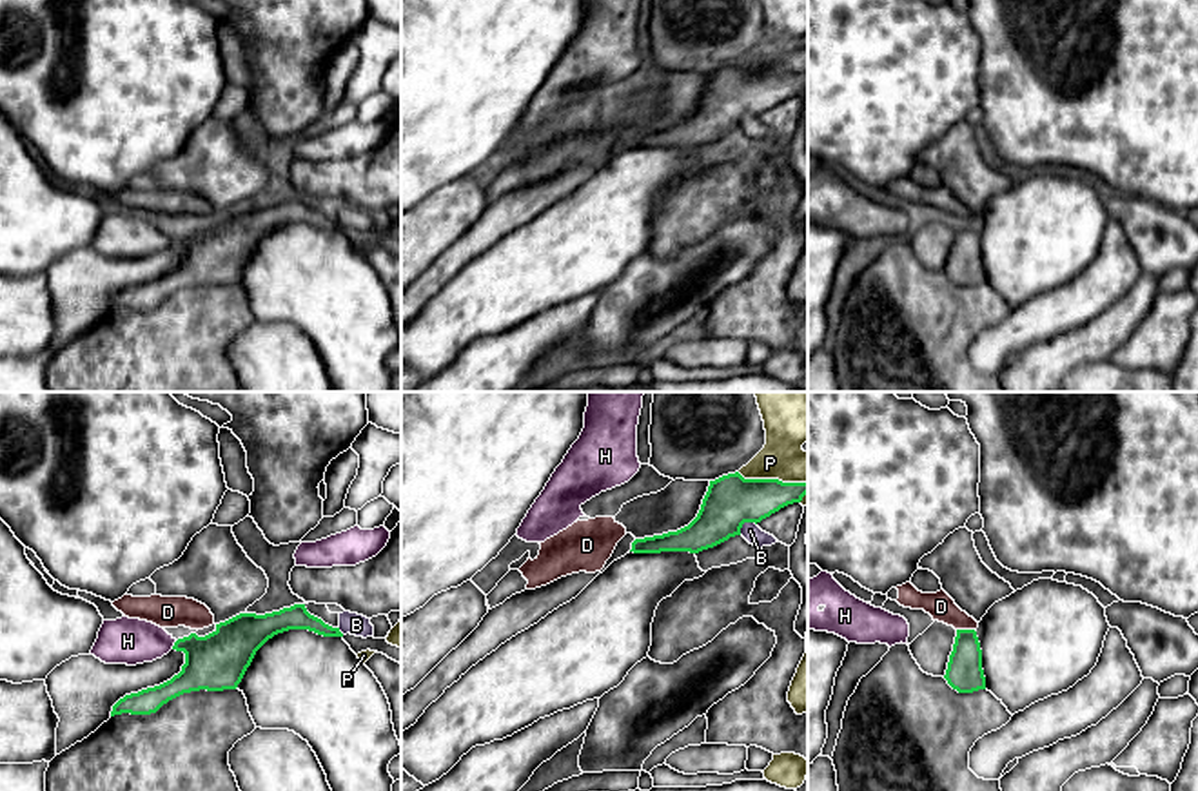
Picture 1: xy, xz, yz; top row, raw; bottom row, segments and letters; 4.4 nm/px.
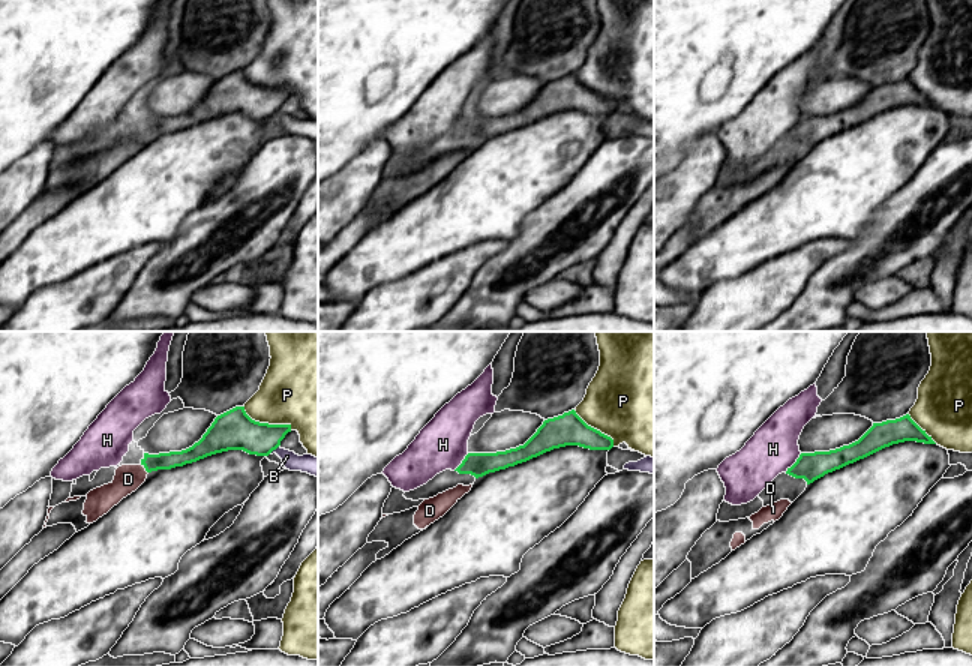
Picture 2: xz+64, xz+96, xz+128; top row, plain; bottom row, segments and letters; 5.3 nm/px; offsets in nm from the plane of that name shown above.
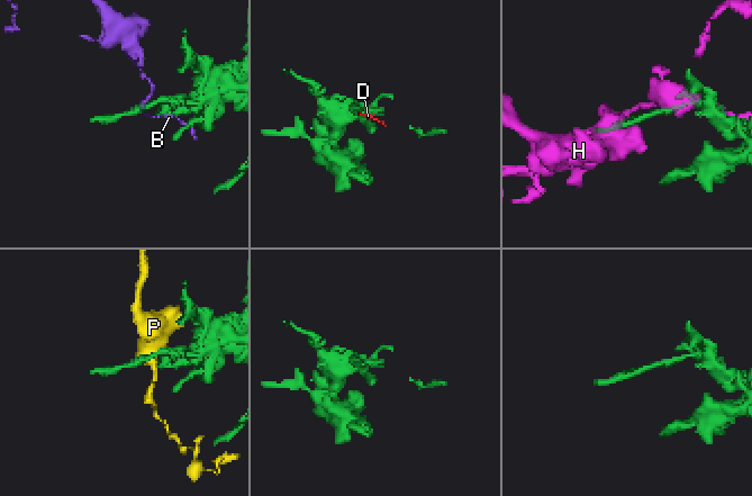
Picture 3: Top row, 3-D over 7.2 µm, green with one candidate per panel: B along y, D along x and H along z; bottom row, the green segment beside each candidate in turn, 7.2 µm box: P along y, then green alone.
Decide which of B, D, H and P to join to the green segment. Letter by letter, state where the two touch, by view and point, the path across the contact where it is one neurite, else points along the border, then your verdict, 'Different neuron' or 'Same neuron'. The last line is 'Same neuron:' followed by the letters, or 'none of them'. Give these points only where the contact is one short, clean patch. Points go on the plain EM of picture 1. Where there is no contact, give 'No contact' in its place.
B: Touches green at xz (745, 115). Boundary: xz (756, 117), (745, 117), (739, 127). Different neuron
D: Touches green at yz (966, 224). Boundary: yz (957, 222), (973, 224). Different neuron
H: Touches green at xy (175, 238). Different neuron
P: Touches green at xz (772, 73). Different neuron
Same neuron: none of them

